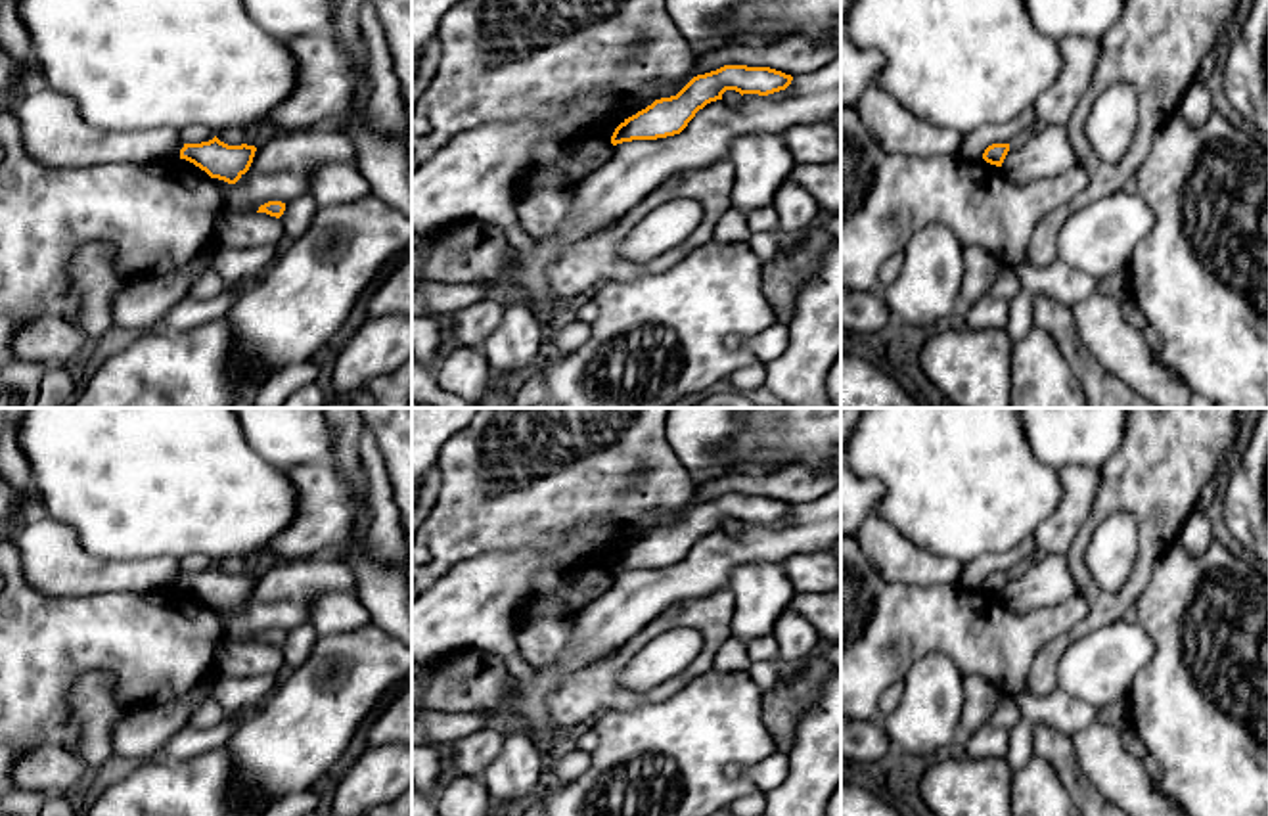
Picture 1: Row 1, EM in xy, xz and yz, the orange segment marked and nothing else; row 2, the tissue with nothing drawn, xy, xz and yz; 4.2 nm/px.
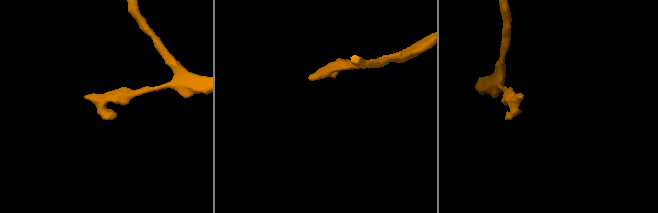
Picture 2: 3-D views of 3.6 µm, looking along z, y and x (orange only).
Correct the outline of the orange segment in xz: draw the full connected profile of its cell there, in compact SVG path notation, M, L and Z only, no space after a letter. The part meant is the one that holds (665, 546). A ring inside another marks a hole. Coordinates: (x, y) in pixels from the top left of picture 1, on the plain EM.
M724 494L693 506L676 525L655 529L645 538L624 548L611 573L657 569L680 563L699 538L722 529L726 519L768 525L785 519L793 506L770 496Z

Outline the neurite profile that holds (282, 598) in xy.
M312 555L306 559L278 561L259 575L253 592L236 613L216 609L228 640L259 640L268 630L289 632L310 621L312 603L326 592L356 592L358 580L351 567L333 555Z

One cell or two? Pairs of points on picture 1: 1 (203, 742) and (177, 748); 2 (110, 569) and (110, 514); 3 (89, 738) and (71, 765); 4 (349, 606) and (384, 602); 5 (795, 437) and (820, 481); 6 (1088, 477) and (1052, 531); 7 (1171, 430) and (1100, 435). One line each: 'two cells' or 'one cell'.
1: one cell
2: two cells
3: two cells
4: two cells
5: two cells
6: one cell
7: two cells

